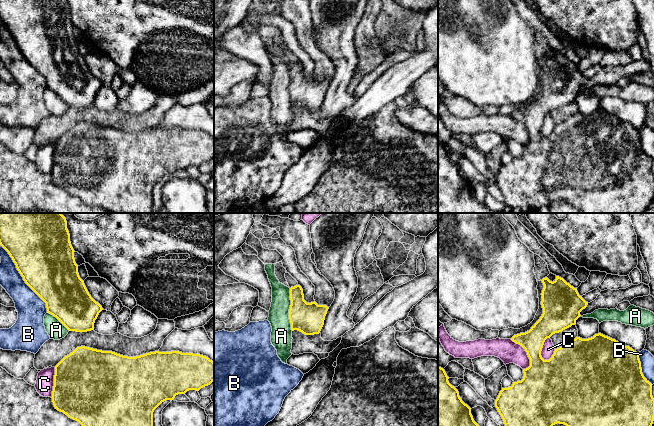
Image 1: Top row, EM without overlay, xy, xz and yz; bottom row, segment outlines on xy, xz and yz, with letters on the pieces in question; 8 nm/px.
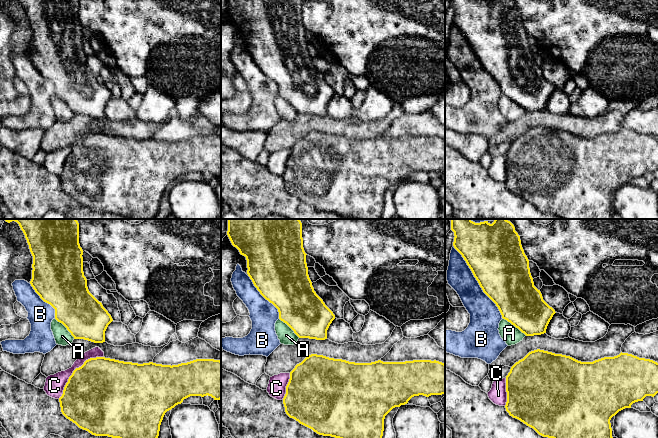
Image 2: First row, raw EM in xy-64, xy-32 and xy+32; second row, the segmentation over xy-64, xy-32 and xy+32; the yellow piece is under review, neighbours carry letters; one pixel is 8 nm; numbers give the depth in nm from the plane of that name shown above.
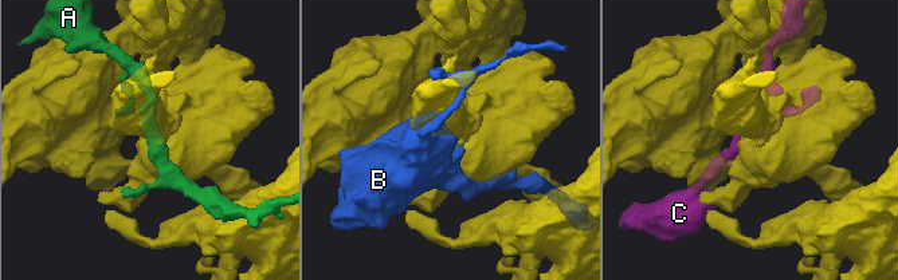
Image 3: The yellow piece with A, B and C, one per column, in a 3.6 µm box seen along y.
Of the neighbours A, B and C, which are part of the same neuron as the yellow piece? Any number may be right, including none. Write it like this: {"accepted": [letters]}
{"accepted": []}

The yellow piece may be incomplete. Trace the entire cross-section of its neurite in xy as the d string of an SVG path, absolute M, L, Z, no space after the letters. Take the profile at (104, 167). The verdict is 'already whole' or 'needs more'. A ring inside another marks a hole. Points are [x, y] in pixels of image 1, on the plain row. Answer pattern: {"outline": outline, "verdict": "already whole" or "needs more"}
{"outline": "M81 122L55 142L51 174L55 185L88 206L100 207L113 213L153 213L153 188L162 178L172 177L176 171L185 170L189 166L199 167L213 157L214 138L200 130L155 127L128 133Z", "verdict": "already whole"}

